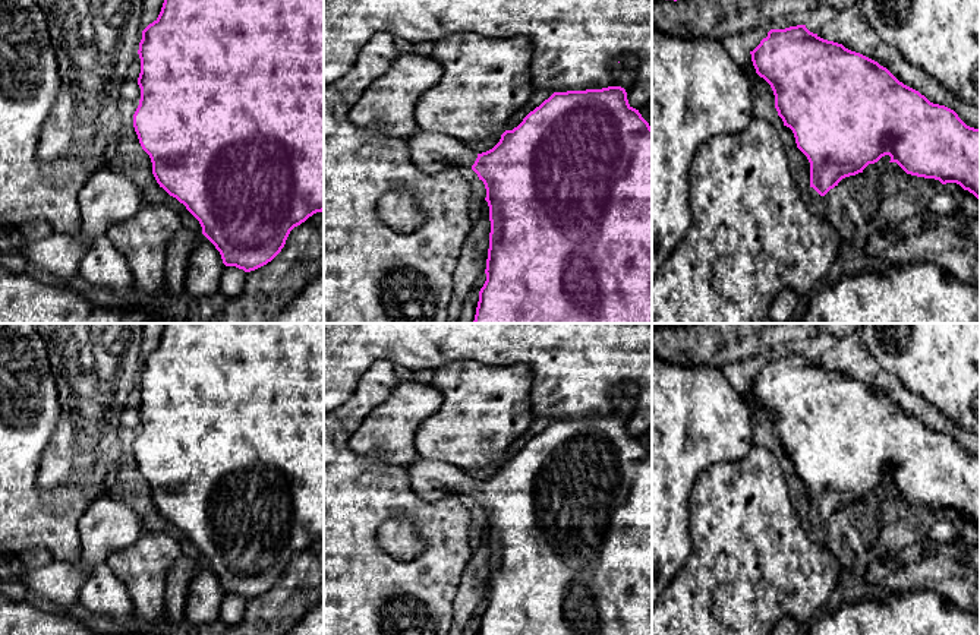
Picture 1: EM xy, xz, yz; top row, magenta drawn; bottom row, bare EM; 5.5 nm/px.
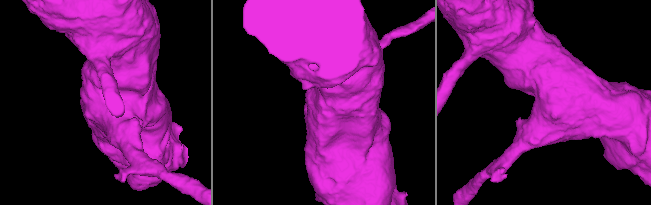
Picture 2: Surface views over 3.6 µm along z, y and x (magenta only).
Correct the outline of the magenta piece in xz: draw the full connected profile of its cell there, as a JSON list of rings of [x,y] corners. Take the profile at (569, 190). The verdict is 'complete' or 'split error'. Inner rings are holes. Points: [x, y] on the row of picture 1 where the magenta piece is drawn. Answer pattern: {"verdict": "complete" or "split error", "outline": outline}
{"verdict": "split error", "outline": [[[624,88],[554,92],[517,127],[505,130],[492,149],[482,154],[439,132],[417,129],[406,140],[420,171],[434,174],[447,167],[470,167],[485,184],[491,233],[486,281],[479,291],[473,323],[652,323],[652,127],[639,110],[628,104]]]}

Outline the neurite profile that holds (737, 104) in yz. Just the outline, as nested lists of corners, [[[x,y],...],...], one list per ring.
[[[652,28],[652,278],[691,225],[688,173],[697,146],[713,135],[743,132],[753,117],[750,79],[721,41],[706,35],[684,38]]]

